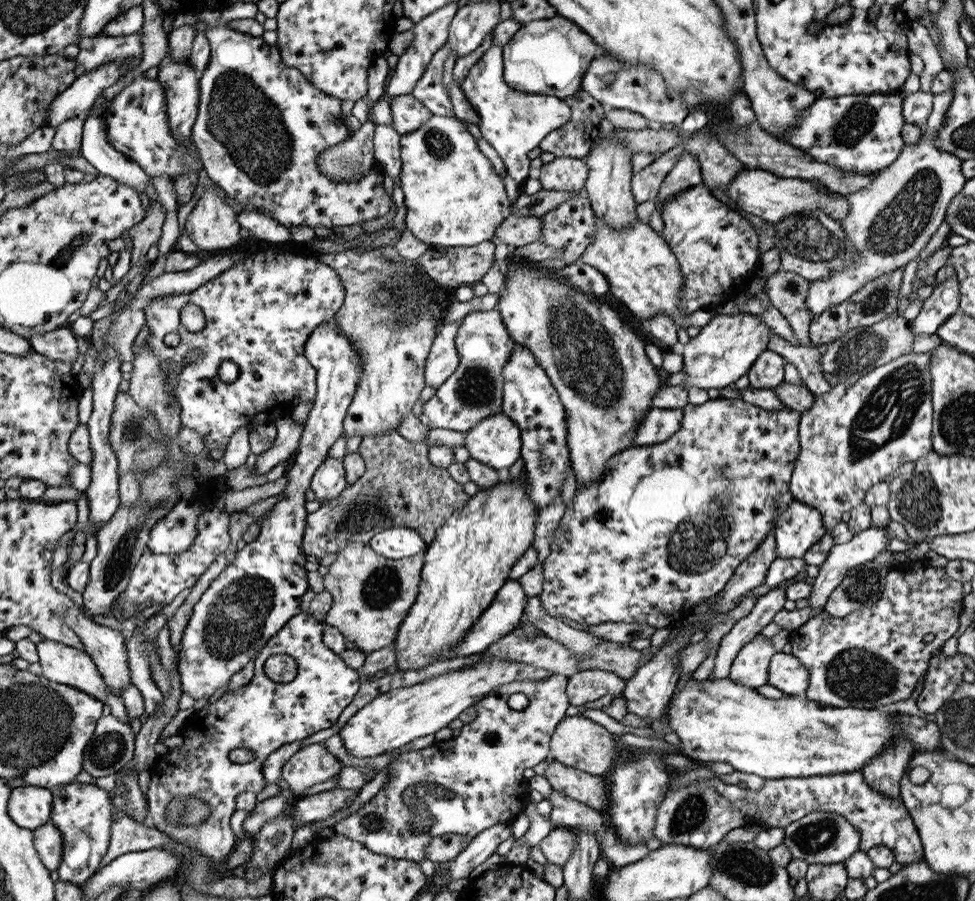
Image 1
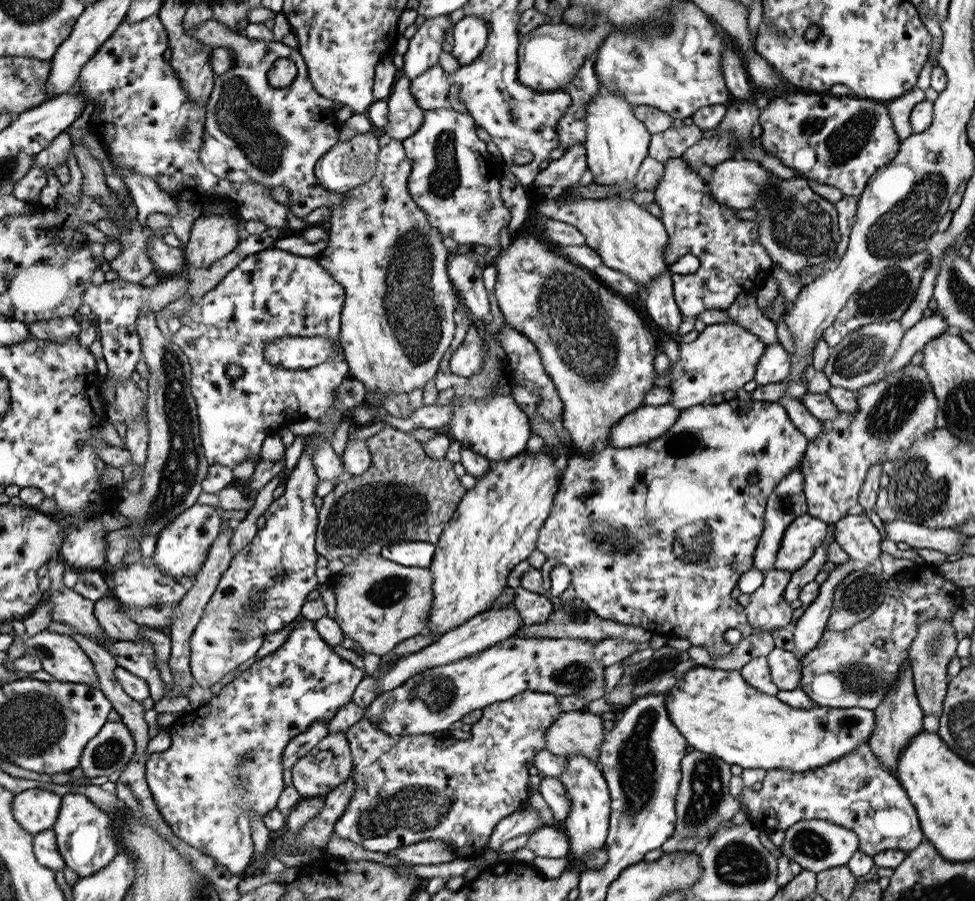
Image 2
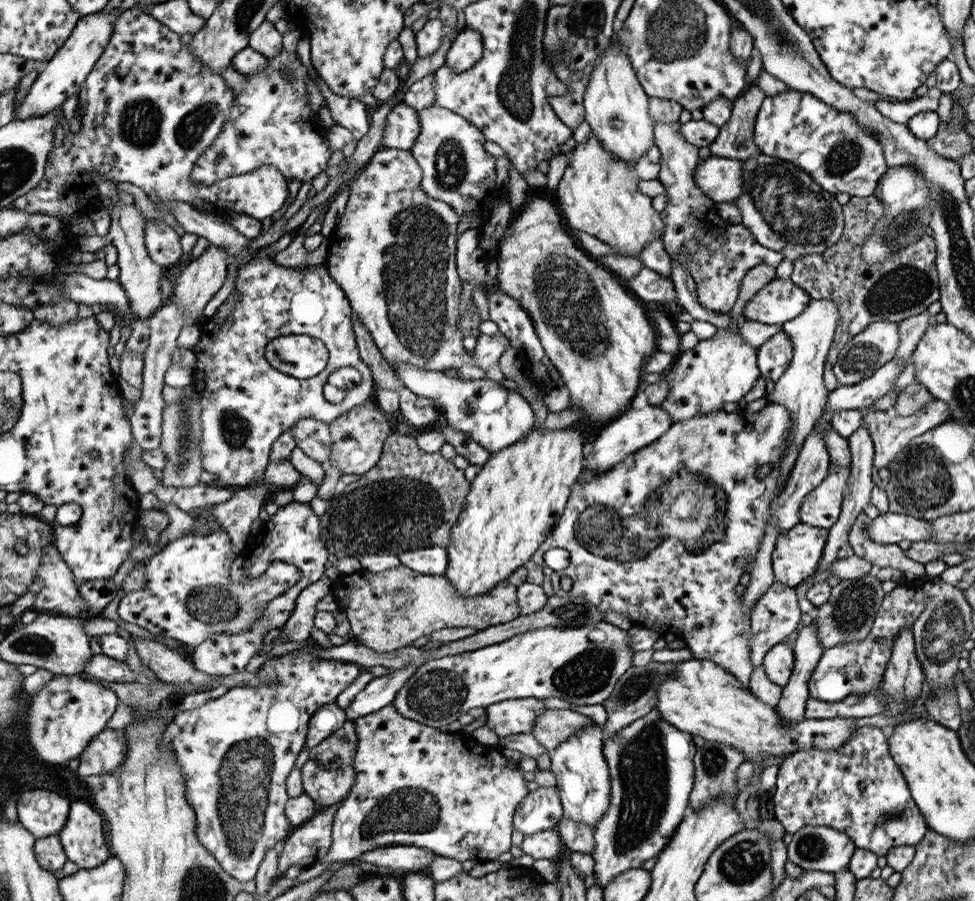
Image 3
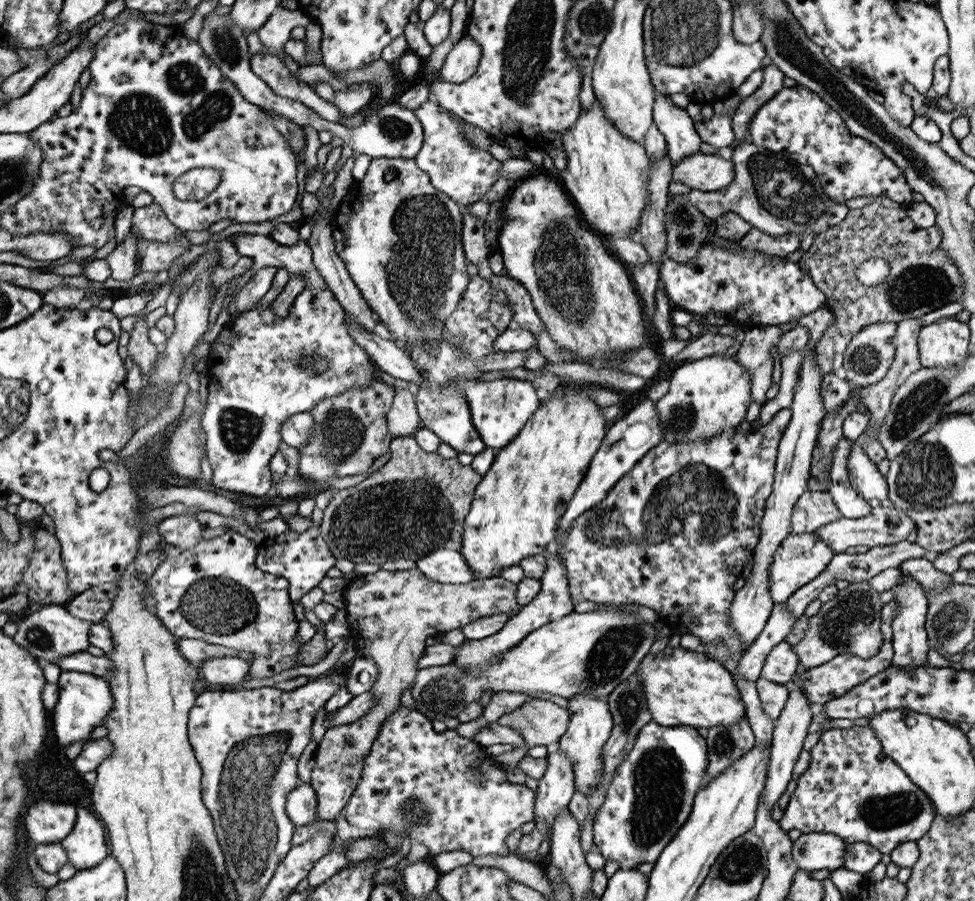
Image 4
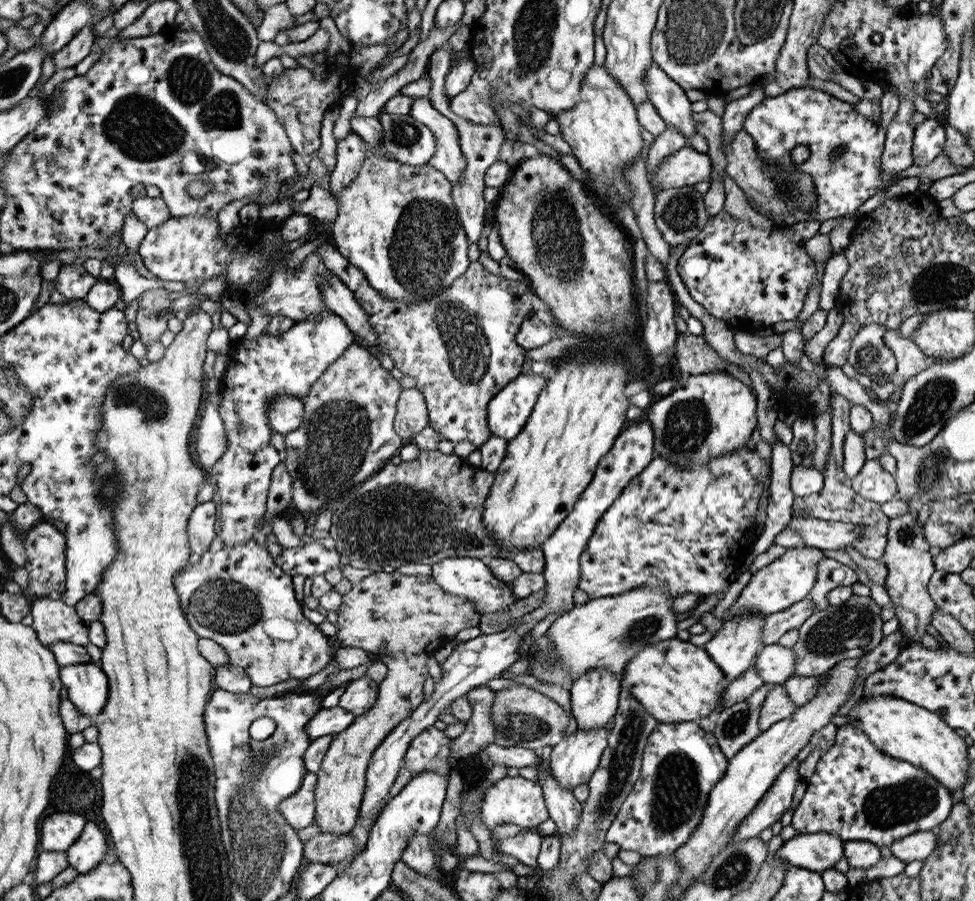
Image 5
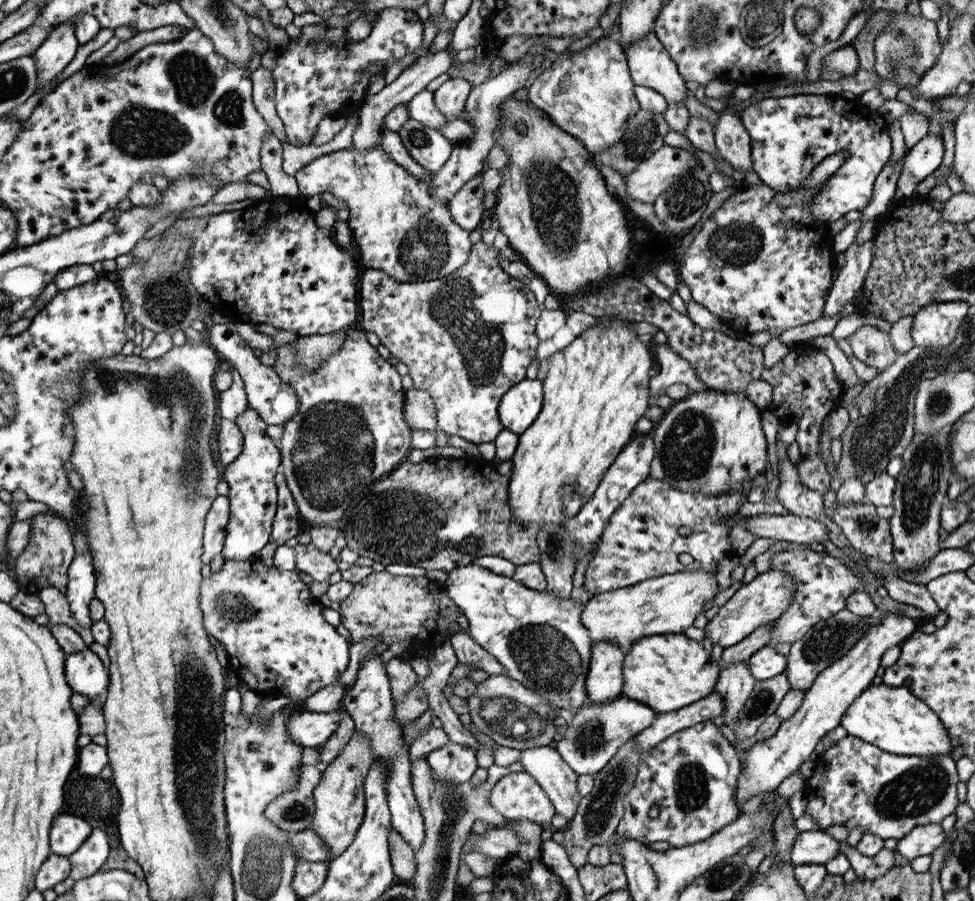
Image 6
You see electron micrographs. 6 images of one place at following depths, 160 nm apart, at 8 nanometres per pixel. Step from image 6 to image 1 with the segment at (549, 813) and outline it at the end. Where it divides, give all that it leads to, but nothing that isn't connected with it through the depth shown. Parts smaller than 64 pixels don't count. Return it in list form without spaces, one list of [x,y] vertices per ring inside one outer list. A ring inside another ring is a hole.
[[[556,675],[552,676],[550,680],[542,680],[542,682],[512,682],[512,684],[506,684],[492,692],[488,692],[488,696],[485,699],[478,701],[475,705],[477,708],[476,718],[465,724],[462,727],[460,735],[457,737],[452,736],[449,739],[435,741],[428,748],[422,748],[422,750],[412,750],[406,754],[401,755],[400,750],[392,751],[396,754],[394,762],[388,765],[390,768],[389,781],[386,786],[381,789],[375,797],[368,800],[362,805],[357,812],[351,813],[333,827],[334,832],[350,837],[352,840],[361,841],[362,844],[366,845],[366,848],[373,850],[379,855],[394,857],[395,859],[406,859],[422,862],[425,859],[425,848],[430,844],[430,841],[437,836],[443,834],[463,834],[468,835],[470,838],[474,838],[477,834],[480,834],[483,830],[490,828],[493,824],[511,822],[517,815],[524,812],[527,804],[530,802],[530,788],[528,780],[524,778],[522,773],[526,768],[533,768],[536,764],[544,762],[549,759],[549,742],[551,736],[555,731],[558,723],[566,718],[565,712],[569,706],[568,696],[566,695],[567,690],[566,676]],[[512,694],[524,694],[528,697],[529,704],[523,710],[514,710],[508,705],[508,699]]]

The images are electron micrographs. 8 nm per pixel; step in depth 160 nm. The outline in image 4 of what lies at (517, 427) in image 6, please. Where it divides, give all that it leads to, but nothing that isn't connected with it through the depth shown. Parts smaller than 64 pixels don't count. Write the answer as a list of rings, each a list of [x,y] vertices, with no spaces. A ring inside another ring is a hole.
[[[462,379],[457,386],[465,394],[469,404],[473,425],[488,447],[499,450],[504,448],[528,423],[541,405],[542,392],[525,380],[496,379],[492,381],[471,381]]]

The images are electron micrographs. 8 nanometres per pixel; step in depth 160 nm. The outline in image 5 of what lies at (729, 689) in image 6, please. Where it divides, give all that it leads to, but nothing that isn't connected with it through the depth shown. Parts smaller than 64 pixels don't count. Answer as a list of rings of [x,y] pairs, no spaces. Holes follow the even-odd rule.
[[[740,616],[723,620],[720,632],[703,648],[710,659],[722,669],[728,682],[738,680],[754,664],[762,649],[762,629],[767,616]]]

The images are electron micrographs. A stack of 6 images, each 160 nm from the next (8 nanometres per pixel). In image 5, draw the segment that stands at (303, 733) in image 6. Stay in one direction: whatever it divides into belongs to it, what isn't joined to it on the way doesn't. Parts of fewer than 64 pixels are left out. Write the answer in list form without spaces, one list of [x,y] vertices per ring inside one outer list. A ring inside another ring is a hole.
[[[340,705],[332,708],[321,707],[308,724],[309,736],[315,739],[346,731],[355,718],[353,712],[343,709]]]

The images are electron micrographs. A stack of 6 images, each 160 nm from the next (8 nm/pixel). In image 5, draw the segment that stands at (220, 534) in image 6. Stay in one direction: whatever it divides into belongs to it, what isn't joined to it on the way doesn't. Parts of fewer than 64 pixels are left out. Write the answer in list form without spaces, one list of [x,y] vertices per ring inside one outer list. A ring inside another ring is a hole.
[[[213,501],[198,503],[189,516],[189,540],[192,543],[190,563],[197,563],[212,544],[215,536],[214,522],[216,522],[216,504]]]

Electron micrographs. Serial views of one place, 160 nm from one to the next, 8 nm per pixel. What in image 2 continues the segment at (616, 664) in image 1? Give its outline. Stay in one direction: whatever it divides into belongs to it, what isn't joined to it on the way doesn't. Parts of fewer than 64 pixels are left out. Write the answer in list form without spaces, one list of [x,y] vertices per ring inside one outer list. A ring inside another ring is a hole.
[[[518,586],[515,589],[513,603],[524,624],[536,625],[548,623],[556,601]]]

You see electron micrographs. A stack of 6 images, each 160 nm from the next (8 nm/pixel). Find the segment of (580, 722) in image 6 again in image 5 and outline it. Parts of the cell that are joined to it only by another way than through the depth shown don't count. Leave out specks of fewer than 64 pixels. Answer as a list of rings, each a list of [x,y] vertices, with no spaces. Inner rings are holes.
[[[613,720],[602,728],[577,728],[552,748],[551,775],[560,786],[573,790],[589,781],[598,768],[604,748],[608,746],[607,738],[612,727]]]

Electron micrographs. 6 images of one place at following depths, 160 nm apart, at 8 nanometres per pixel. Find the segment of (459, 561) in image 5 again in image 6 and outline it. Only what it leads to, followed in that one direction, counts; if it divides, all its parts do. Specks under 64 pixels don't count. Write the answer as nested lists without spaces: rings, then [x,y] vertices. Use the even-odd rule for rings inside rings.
[[[470,563],[466,566],[455,568],[452,572],[448,573],[448,578],[444,584],[445,591],[452,599],[452,602],[456,603],[462,609],[463,614],[468,618],[468,635],[477,643],[482,646],[482,649],[486,650],[489,654],[492,654],[496,661],[502,664],[507,670],[507,676],[518,680],[521,684],[524,684],[530,691],[536,692],[543,698],[546,698],[548,704],[552,704],[554,707],[564,709],[568,715],[577,713],[587,701],[586,699],[586,684],[588,684],[588,671],[590,667],[590,660],[592,660],[592,641],[590,641],[590,633],[588,629],[582,625],[582,609],[583,604],[577,603],[574,599],[559,598],[554,596],[553,592],[545,592],[545,590],[538,591],[532,588],[528,588],[521,582],[515,581],[513,578],[502,576],[480,566],[478,563]]]

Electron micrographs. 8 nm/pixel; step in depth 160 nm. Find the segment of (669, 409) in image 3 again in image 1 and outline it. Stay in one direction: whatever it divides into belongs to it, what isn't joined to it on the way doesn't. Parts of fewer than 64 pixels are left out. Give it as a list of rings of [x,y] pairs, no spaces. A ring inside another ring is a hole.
[[[751,313],[714,315],[695,337],[684,345],[682,372],[686,374],[685,389],[724,388],[744,376],[752,363],[767,349],[767,342],[773,332],[758,316]]]

